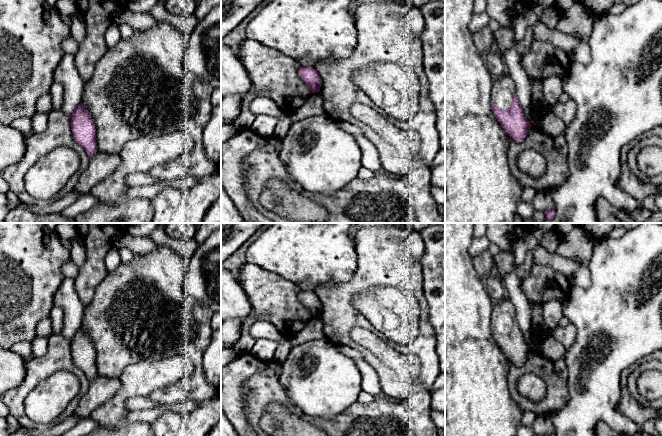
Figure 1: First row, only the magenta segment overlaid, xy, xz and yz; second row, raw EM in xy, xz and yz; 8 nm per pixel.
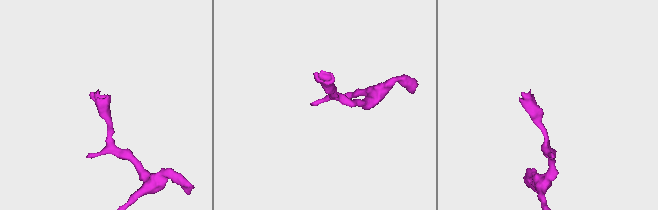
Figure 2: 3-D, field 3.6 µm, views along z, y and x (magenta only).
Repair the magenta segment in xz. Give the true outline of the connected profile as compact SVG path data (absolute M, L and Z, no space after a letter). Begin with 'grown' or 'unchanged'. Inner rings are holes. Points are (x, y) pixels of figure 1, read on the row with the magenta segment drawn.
unchanged; M301 66L299 69L299 76L306 83L312 93L320 91L322 79L315 68Z

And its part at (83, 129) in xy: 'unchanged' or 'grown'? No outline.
unchanged

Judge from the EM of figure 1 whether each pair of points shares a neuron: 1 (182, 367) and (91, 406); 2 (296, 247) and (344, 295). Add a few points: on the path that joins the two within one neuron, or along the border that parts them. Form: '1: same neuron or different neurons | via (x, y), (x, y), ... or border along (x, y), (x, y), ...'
1: different neurons | border along (120, 378), (121, 385), (119, 390), (94, 410)
2: different neurons | border along (353, 273), (347, 281), (324, 283), (314, 291)

